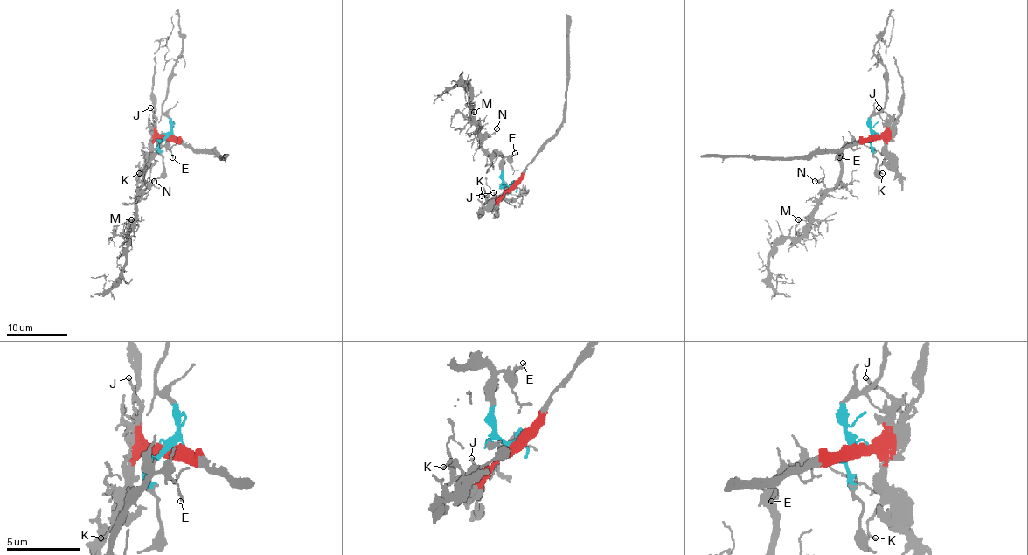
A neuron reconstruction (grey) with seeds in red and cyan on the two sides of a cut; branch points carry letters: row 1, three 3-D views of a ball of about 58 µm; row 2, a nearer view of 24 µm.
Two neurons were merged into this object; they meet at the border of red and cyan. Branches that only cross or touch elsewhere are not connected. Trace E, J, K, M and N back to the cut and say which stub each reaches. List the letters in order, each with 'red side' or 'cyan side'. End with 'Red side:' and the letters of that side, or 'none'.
E: cyan side
J: red side
K: red side
M: cyan side
N: cyan side
Red side: J, K

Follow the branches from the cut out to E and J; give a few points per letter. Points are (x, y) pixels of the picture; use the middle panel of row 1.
E: (510, 187), (503, 181), (503, 166), (515, 154)
J: (510, 189), (498, 201), (494, 191)

